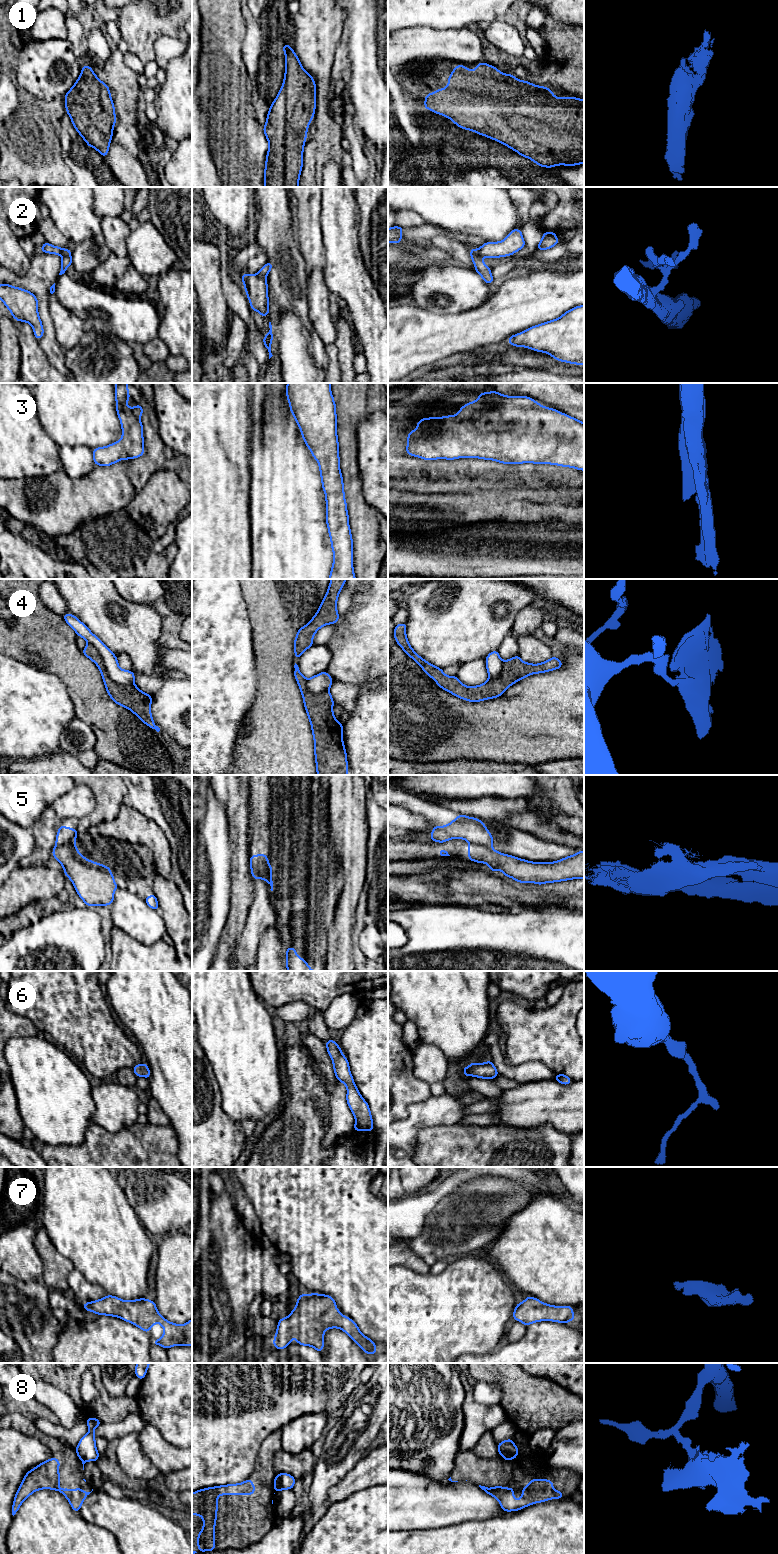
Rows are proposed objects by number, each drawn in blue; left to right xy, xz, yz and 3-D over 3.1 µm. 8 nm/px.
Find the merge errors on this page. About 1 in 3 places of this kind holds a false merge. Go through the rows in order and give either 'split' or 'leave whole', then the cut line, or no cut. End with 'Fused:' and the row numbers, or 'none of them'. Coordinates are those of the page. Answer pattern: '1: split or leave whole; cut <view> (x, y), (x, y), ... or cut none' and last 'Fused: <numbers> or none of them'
1: leave whole; cut none
2: split; cut xz (257, 274), (265, 279)
3: leave whole; cut none
4: split; cut xy (88, 642), (97, 650), (113, 681), (133, 683)
5: split; cut yz (469, 842), (483, 844), (490, 848)
6: leave whole; cut none
7: leave whole; cut none
8: split; cut xz (274, 1478), (276, 1491)
Fused: 2, 4, 5, 8

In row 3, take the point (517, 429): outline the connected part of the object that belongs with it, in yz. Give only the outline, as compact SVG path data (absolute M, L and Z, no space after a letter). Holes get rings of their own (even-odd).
M493 390L492 392L479 393L478 399L461 406L457 415L449 415L438 418L426 418L423 416L423 419L417 422L417 429L411 430L408 434L406 453L410 456L416 456L425 460L453 460L463 457L482 458L484 460L494 460L504 464L522 464L526 462L534 464L552 464L584 471L584 423L558 410L544 407L537 401L527 396L506 396Z

